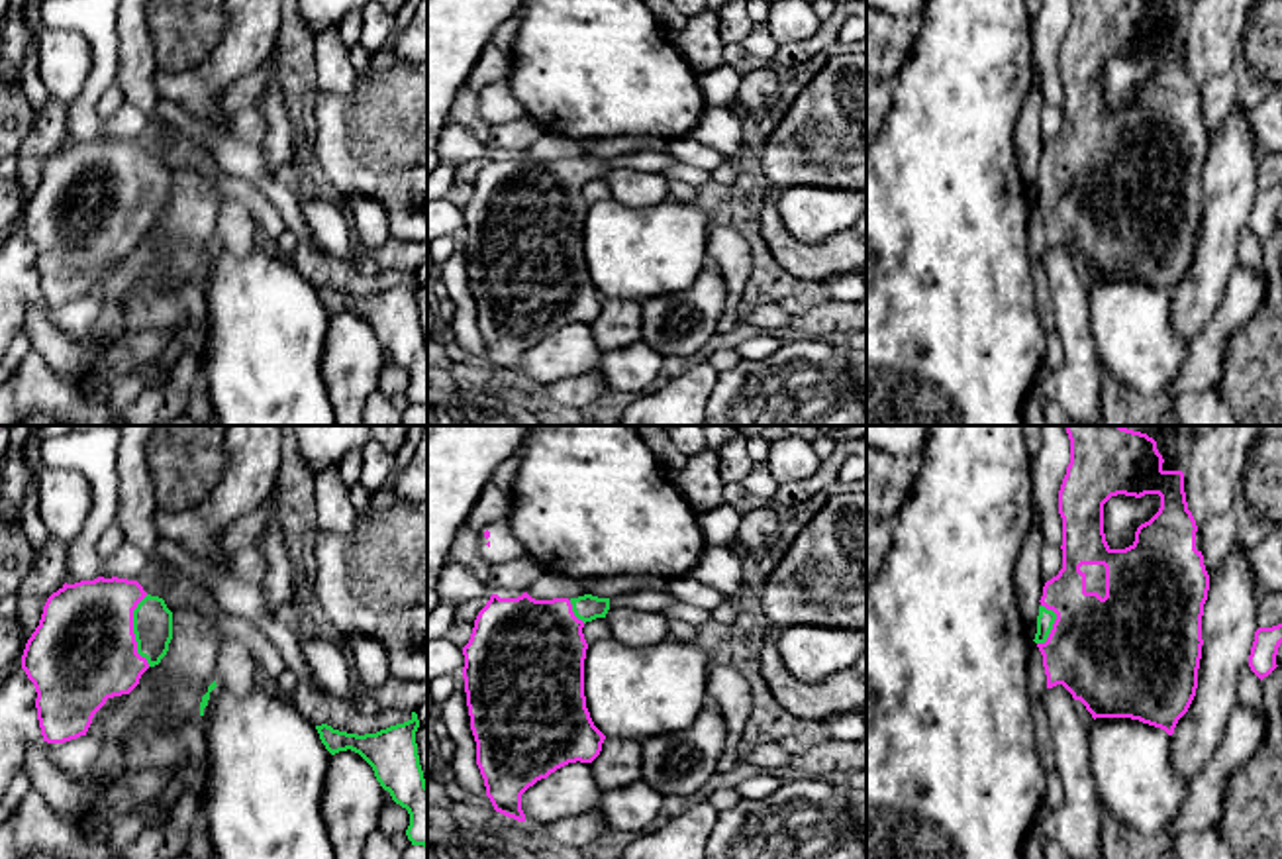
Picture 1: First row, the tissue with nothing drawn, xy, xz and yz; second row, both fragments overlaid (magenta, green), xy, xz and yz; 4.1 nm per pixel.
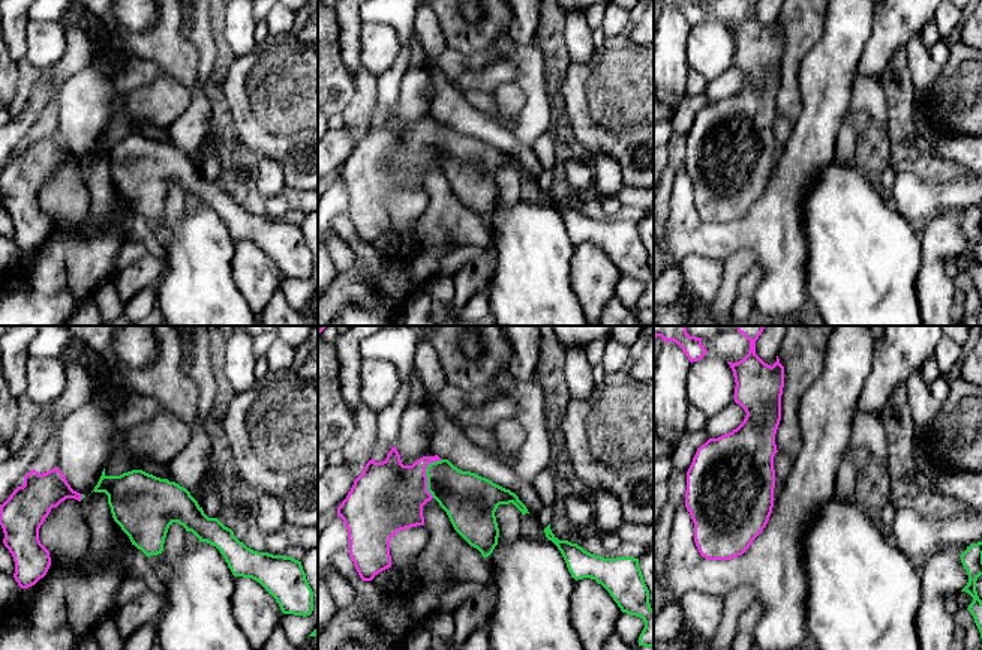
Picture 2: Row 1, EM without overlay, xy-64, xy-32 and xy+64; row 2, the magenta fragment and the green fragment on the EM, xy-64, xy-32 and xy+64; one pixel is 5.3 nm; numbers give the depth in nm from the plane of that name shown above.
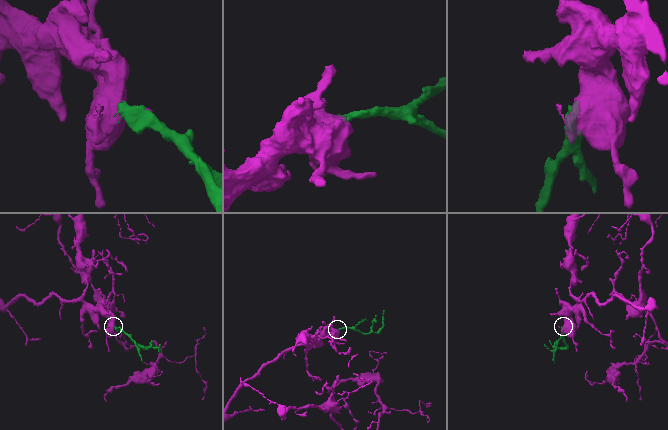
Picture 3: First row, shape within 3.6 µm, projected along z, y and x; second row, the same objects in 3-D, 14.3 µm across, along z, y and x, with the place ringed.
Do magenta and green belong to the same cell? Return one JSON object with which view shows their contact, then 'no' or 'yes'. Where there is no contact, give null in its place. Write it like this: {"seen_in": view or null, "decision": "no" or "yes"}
{"seen_in": "xy", "decision": "yes"}

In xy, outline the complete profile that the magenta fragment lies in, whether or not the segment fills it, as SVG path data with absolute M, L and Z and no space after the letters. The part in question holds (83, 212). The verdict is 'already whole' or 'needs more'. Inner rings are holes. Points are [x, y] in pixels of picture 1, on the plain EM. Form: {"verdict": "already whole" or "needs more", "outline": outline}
{"verdict": "needs more", "outline": "M104 139L63 145L53 153L39 186L25 204L22 229L33 243L43 302L65 304L86 296L108 259L129 255L141 235L161 224L173 200L173 173L137 141Z"}

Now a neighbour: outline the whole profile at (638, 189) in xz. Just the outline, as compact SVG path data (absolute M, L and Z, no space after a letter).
M610 169L606 182L616 200L643 208L670 198L670 180L663 173Z

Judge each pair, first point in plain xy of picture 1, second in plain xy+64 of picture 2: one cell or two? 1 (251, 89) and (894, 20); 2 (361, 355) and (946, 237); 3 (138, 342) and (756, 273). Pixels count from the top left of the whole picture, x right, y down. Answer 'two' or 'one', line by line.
1: one
2: one
3: one

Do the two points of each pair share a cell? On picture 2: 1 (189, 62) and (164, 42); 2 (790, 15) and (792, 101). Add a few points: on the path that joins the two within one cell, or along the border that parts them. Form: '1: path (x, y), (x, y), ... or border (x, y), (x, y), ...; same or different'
1: path (183, 62), (170, 48); same
2: path (793, 36), (789, 80); same

